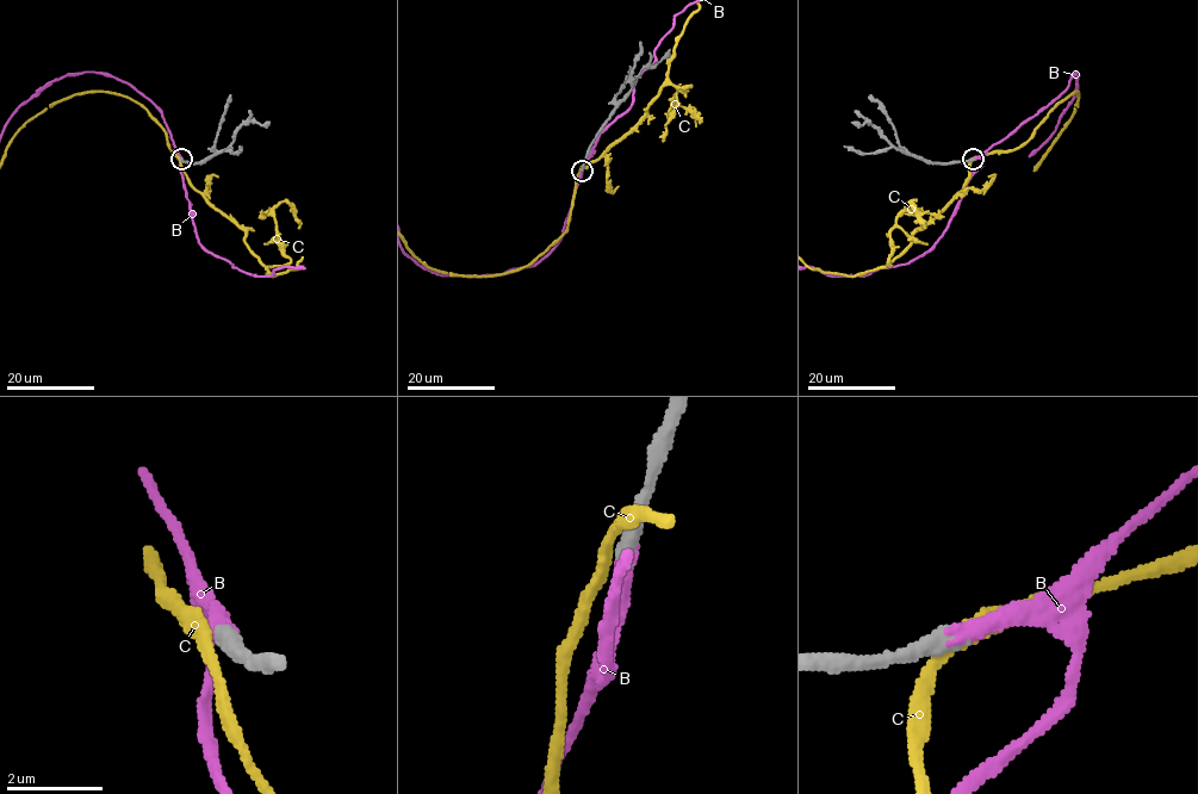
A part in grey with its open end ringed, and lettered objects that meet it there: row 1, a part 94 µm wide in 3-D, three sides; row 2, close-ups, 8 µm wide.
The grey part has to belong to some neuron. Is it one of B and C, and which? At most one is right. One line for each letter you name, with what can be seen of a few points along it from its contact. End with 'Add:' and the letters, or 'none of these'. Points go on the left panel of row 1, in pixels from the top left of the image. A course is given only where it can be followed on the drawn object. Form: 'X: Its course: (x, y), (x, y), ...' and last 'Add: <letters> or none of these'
Add: B

